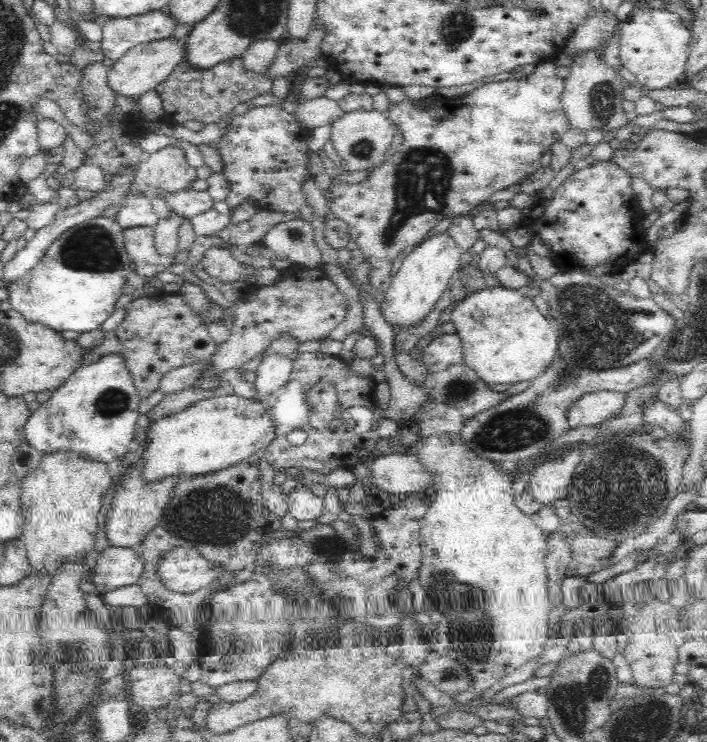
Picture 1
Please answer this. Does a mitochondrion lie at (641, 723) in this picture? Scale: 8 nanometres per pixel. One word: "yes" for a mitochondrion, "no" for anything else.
yes

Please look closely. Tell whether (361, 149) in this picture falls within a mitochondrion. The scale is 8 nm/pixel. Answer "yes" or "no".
yes

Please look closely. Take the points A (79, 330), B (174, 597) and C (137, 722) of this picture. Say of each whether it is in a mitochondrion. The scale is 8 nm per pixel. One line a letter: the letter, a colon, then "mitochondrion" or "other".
A: other
B: other
C: other

